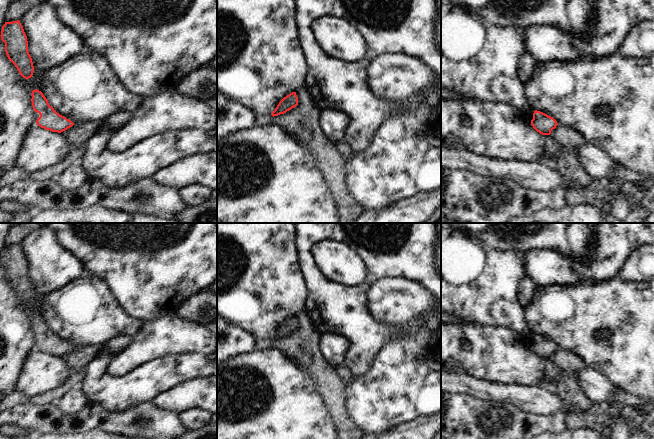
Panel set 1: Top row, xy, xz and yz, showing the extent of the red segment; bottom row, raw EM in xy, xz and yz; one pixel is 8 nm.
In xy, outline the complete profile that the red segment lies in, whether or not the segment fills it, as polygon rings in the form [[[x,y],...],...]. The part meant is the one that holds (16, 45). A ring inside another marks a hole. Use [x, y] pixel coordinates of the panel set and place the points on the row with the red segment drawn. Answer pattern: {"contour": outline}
{"contour": [[[20,21],[5,22],[0,36],[5,43],[8,59],[15,65],[23,78],[31,78],[34,66],[28,52],[27,36]]]}

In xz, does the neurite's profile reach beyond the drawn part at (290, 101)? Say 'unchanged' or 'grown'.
unchanged

